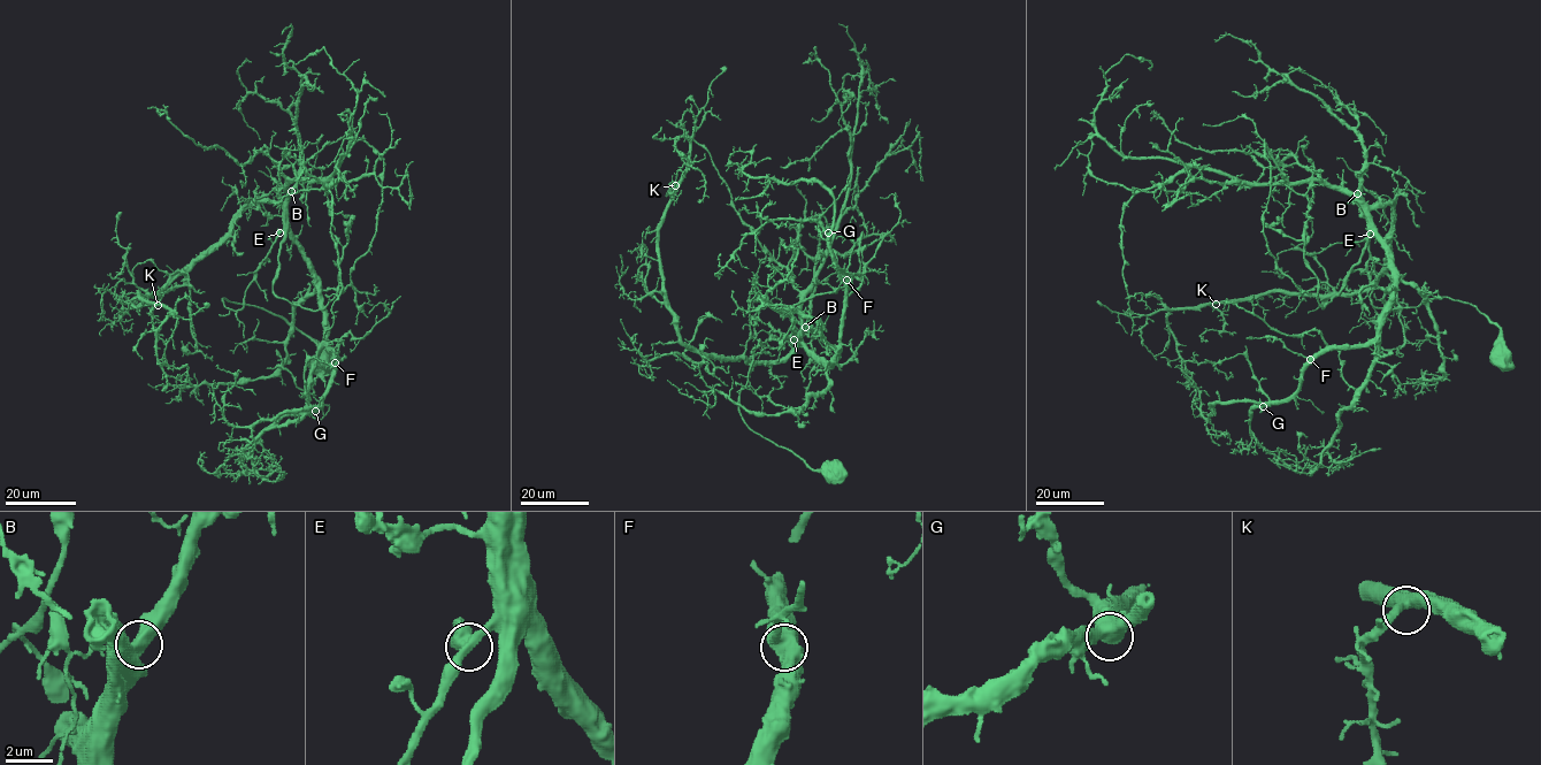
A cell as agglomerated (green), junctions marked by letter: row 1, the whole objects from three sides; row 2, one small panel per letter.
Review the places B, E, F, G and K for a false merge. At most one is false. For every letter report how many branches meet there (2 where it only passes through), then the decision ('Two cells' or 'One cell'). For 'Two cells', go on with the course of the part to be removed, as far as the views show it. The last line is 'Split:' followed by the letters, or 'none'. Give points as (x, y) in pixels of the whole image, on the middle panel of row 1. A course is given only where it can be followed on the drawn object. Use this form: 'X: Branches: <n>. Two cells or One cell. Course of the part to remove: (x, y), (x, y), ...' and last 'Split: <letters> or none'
B: Branches: 2. One cell
E: Branches: 3. One cell
F: Branches: 3. One cell
G: Branches: 4. One cell
K: Branches: 3. One cell
Split: none

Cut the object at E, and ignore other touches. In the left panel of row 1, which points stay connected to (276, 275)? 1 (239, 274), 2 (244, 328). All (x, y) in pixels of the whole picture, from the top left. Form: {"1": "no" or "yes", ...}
{"1": "no", "2": "no"}

